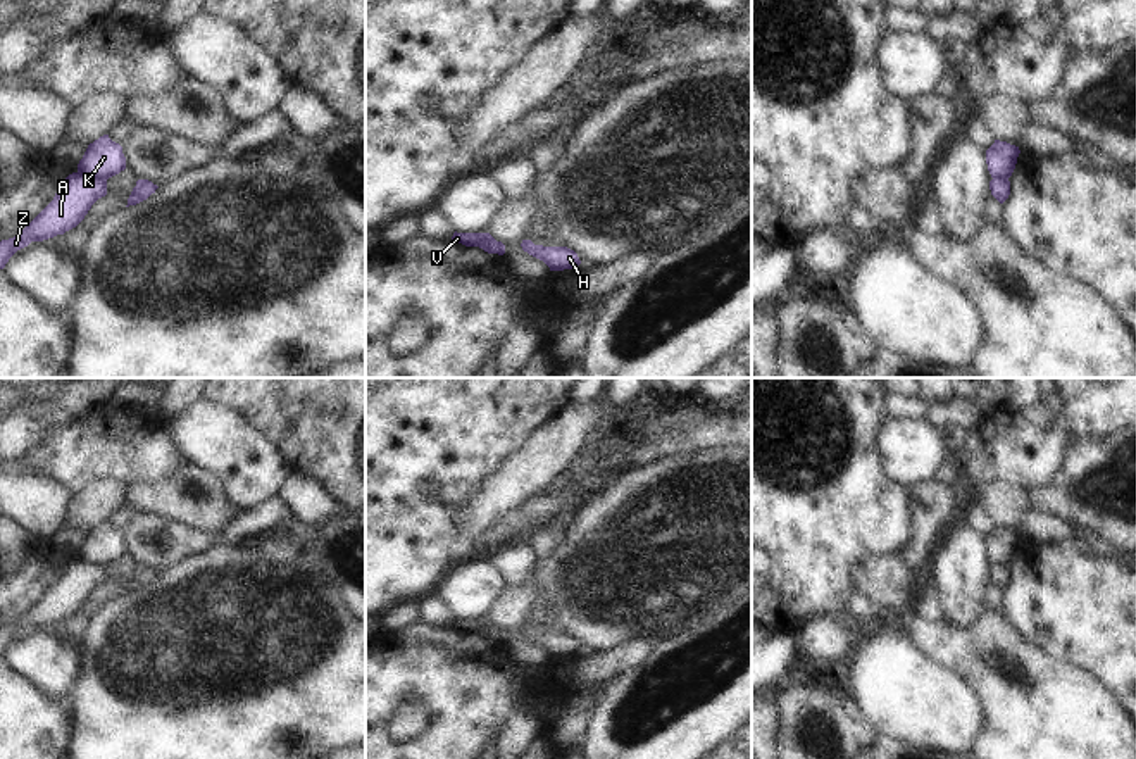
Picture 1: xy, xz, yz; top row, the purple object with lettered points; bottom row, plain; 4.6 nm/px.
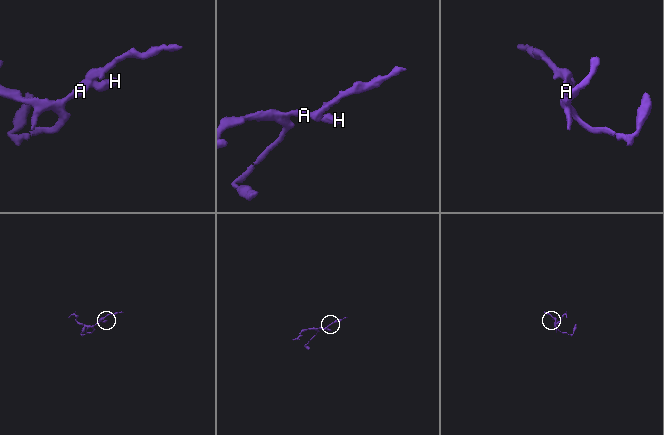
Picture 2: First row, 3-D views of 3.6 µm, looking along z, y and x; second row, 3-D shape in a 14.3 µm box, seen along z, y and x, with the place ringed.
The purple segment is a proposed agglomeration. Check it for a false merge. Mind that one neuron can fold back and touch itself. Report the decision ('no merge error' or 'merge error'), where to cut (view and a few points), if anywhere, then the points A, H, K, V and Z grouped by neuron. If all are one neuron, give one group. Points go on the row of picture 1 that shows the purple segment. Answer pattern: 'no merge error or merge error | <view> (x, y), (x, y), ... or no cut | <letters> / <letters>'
merge error | xy (78, 171), (106, 180) | A H V Z / K

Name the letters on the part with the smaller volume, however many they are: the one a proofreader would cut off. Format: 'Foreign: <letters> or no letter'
Foreign: K

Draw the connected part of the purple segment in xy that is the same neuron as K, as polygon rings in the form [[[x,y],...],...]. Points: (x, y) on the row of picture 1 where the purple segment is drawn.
[[[100,136],[88,145],[83,159],[78,164],[78,172],[95,179],[109,179],[126,169],[122,147],[109,138]]]

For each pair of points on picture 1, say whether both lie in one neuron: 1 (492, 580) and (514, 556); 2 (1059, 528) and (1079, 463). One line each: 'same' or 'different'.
1: different
2: different

